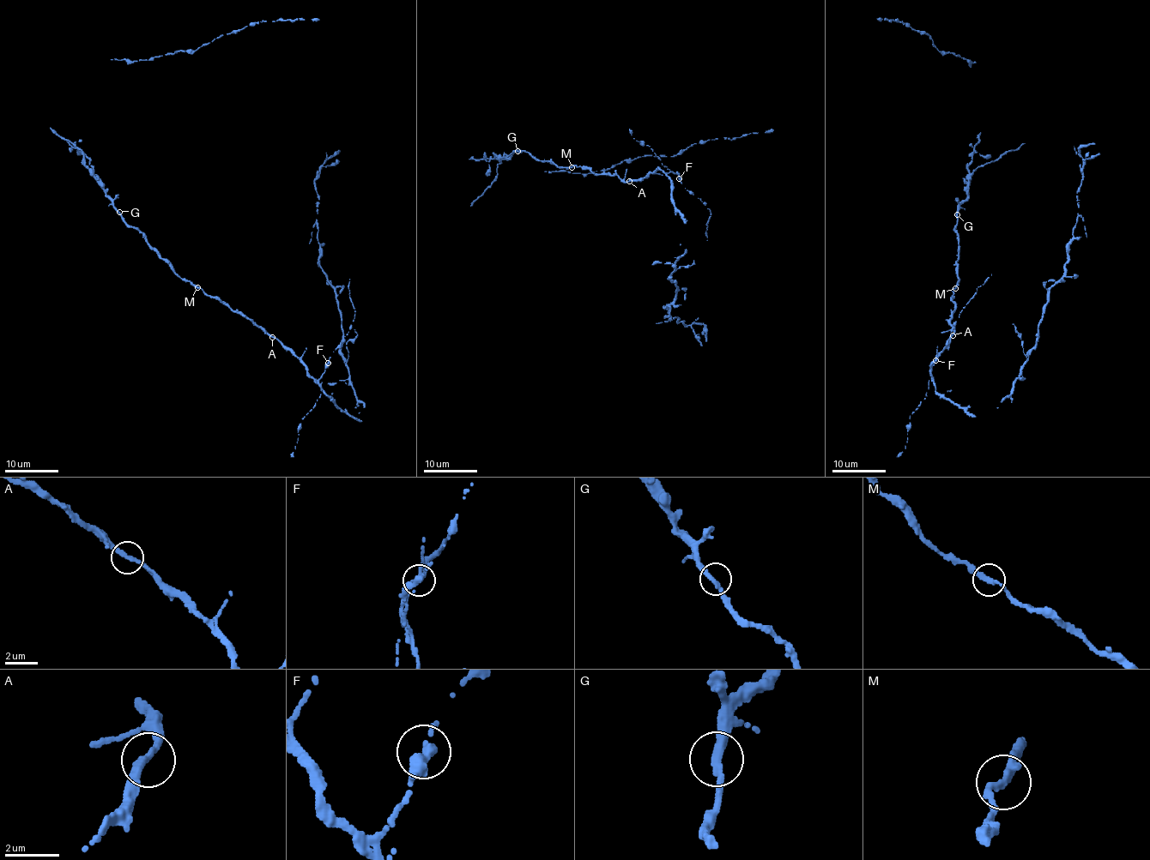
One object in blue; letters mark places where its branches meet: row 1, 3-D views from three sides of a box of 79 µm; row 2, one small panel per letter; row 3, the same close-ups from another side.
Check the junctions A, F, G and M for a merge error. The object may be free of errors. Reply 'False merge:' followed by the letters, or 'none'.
False merge: F

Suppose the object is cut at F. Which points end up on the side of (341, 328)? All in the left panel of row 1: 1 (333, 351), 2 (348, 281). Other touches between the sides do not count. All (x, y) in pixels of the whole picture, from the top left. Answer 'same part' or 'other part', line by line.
1: other part
2: other part

